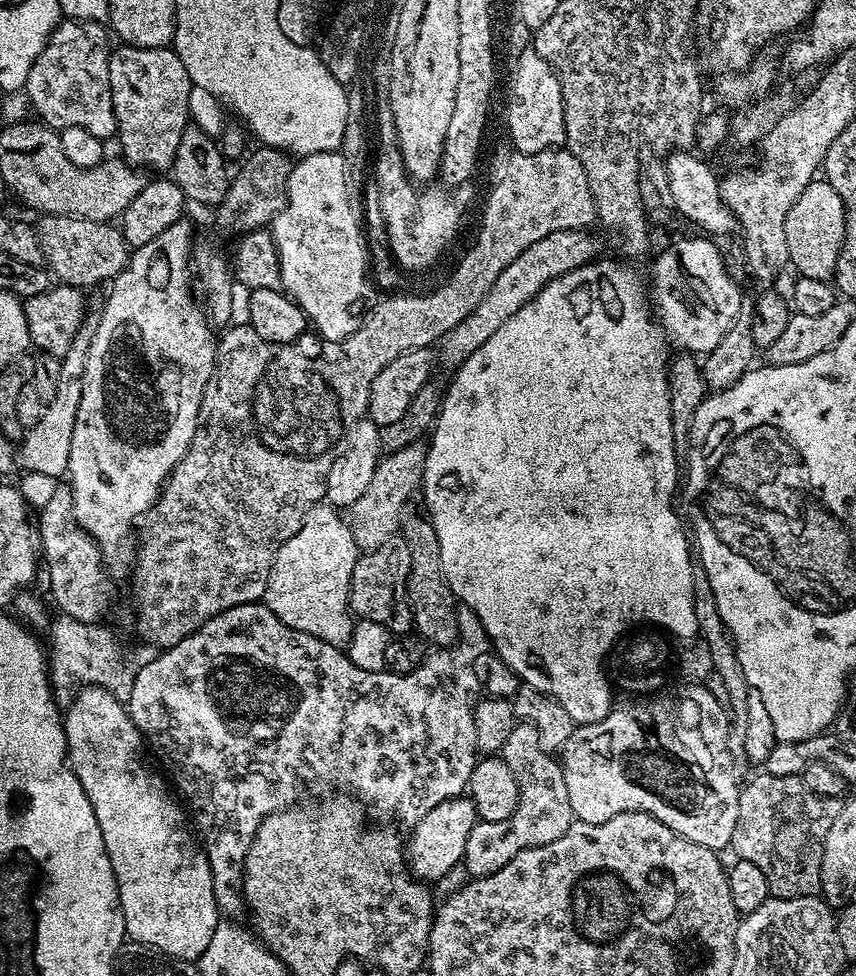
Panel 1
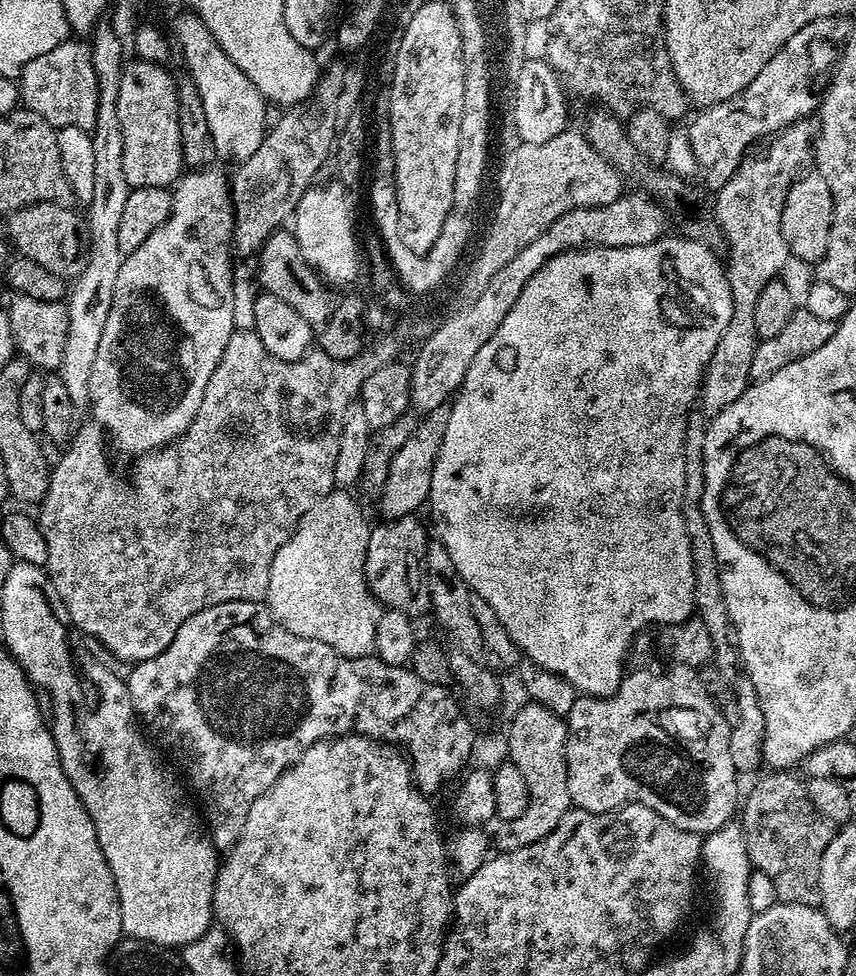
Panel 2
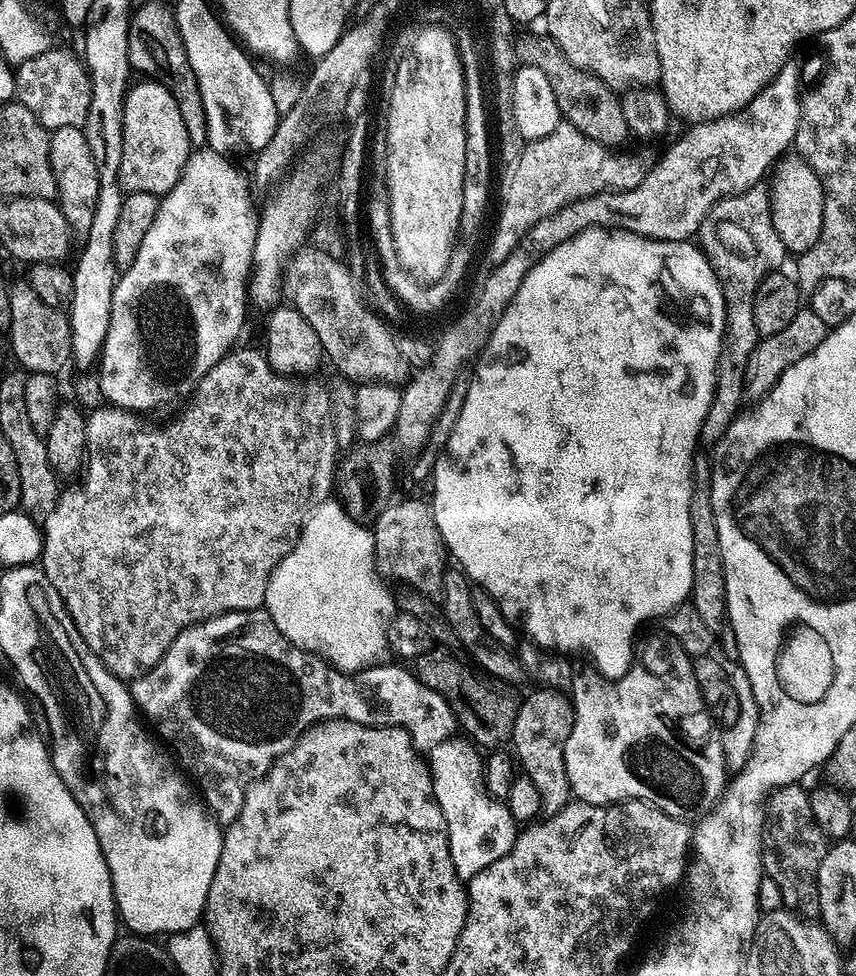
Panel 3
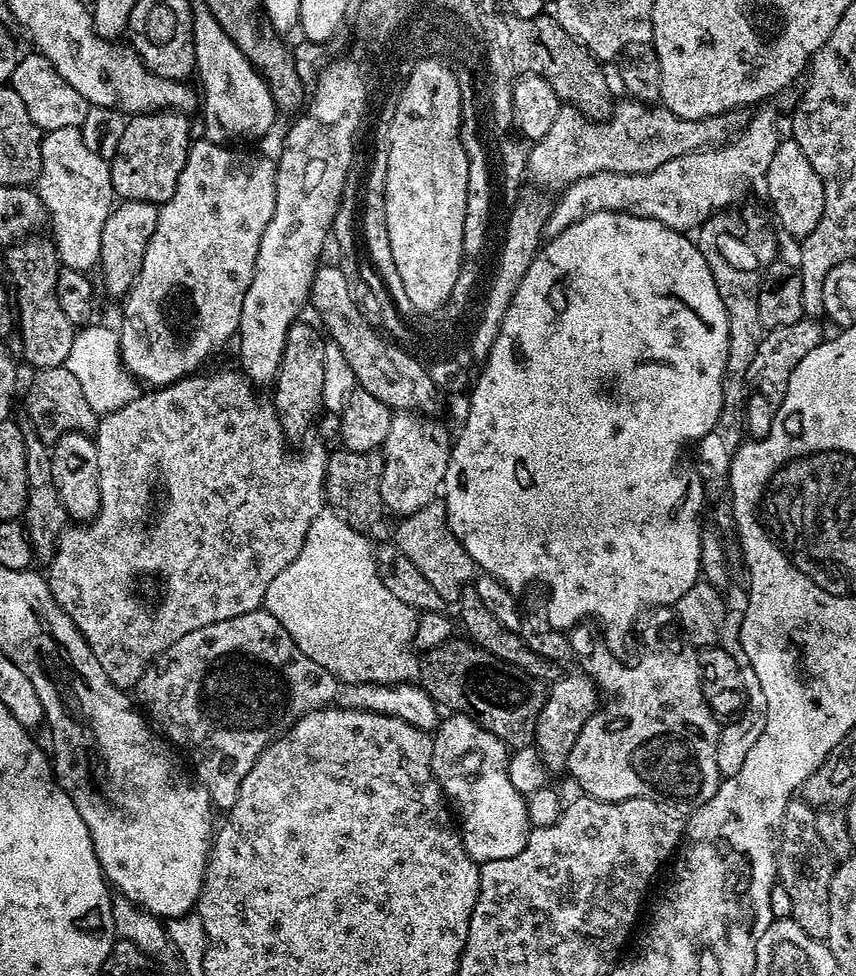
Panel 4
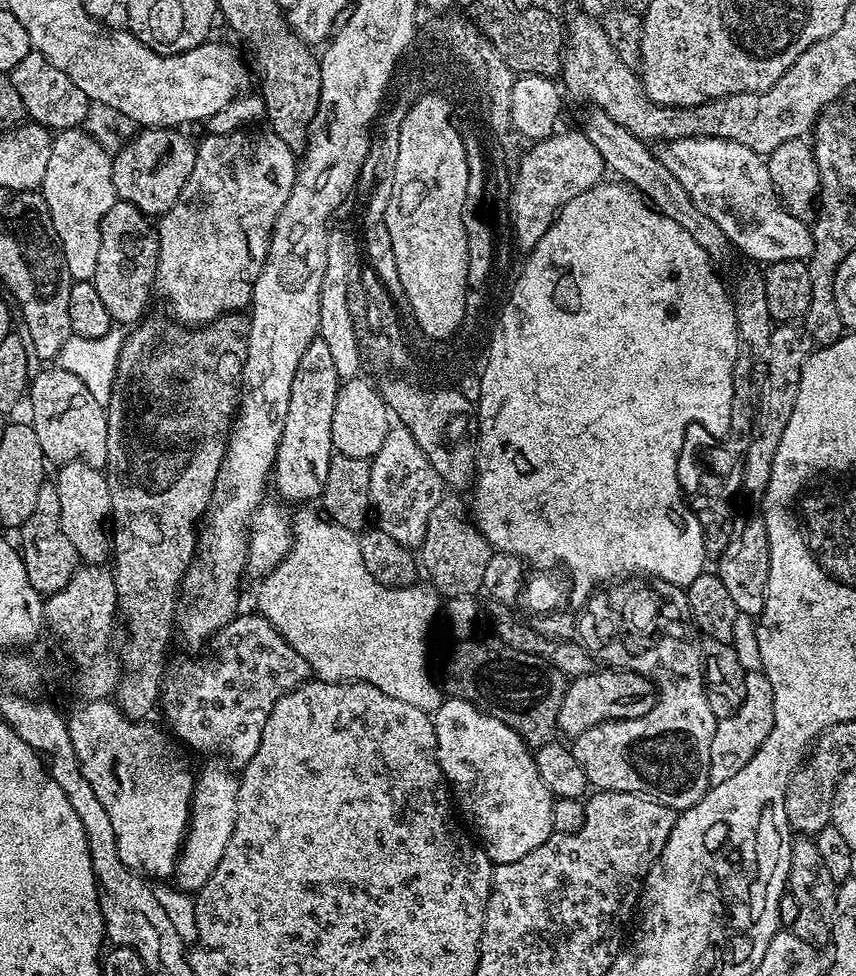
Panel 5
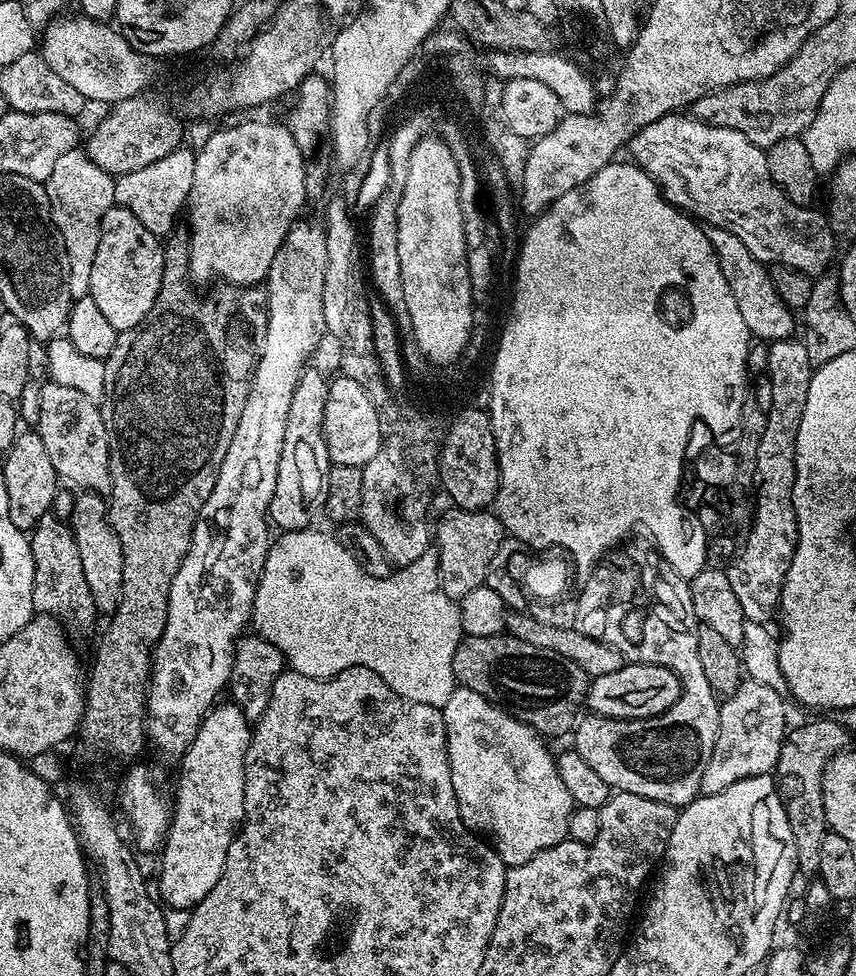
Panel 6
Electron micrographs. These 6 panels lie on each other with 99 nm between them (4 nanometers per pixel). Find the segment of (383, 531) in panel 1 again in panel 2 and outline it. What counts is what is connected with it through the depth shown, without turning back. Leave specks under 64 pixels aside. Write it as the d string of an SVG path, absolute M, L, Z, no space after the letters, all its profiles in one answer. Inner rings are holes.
M451 403L435 407L434 410L425 413L419 419L413 434L402 444L402 449L398 450L398 453L391 459L386 484L378 497L380 510L385 519L413 515L418 512L417 509L421 505L424 506L427 503L434 462L442 448L442 438L446 436L451 413Z

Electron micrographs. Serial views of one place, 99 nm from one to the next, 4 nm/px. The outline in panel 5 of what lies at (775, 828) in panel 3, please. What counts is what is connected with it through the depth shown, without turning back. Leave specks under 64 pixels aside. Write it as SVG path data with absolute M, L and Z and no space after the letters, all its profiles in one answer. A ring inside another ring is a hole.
M803 834L797 835L790 850L790 874L786 881L786 890L794 894L798 905L798 915L794 917L790 930L802 938L802 942L817 950L827 949L832 942L837 883L837 880L830 878L830 870L826 870L822 863L815 839Z

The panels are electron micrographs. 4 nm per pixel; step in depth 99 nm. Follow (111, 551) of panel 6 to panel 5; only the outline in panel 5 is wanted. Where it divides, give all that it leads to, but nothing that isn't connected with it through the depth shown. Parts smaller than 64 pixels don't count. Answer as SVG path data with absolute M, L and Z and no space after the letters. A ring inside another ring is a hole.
M81 460L61 464L57 472L60 473L54 477L54 483L58 490L58 506L62 506L62 530L85 565L103 565L103 560L107 561L110 556L110 532L106 525L112 515L112 503L108 477L101 469L92 468Z

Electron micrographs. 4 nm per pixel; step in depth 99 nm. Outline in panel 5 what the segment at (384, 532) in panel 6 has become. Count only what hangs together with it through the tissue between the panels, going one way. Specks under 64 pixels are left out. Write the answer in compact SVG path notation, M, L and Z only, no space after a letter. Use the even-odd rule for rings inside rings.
M403 426L389 427L382 447L370 461L370 502L375 527L390 534L402 547L419 549L426 538L426 522L430 522L430 513L444 495L444 479L438 470L434 470L430 458L422 454L422 446L414 442L410 430Z

